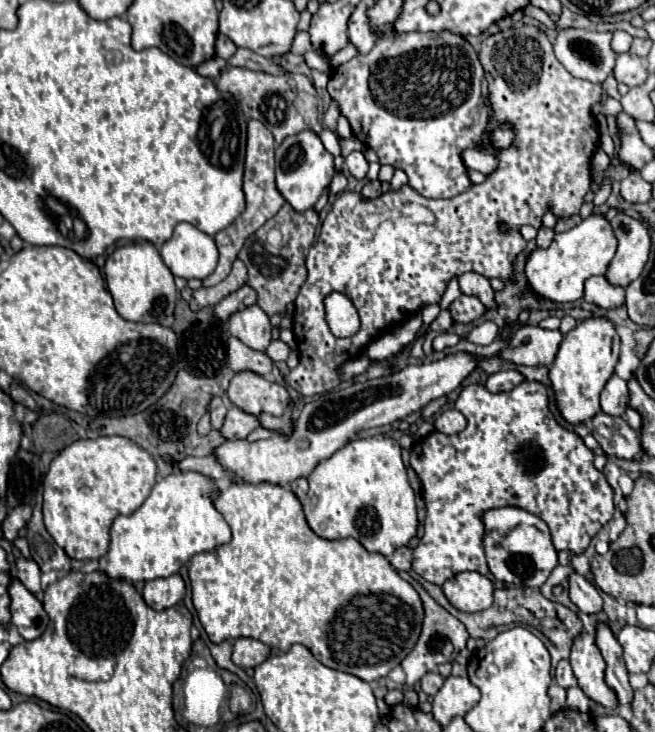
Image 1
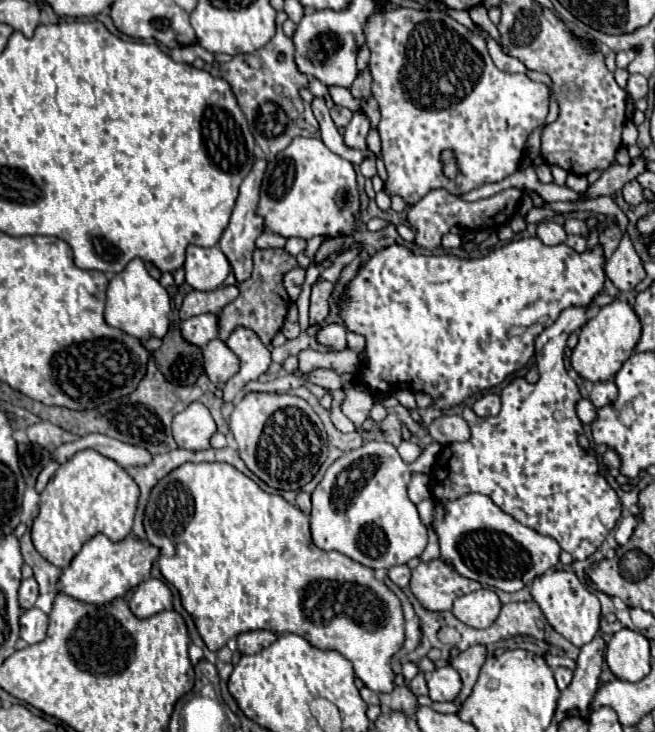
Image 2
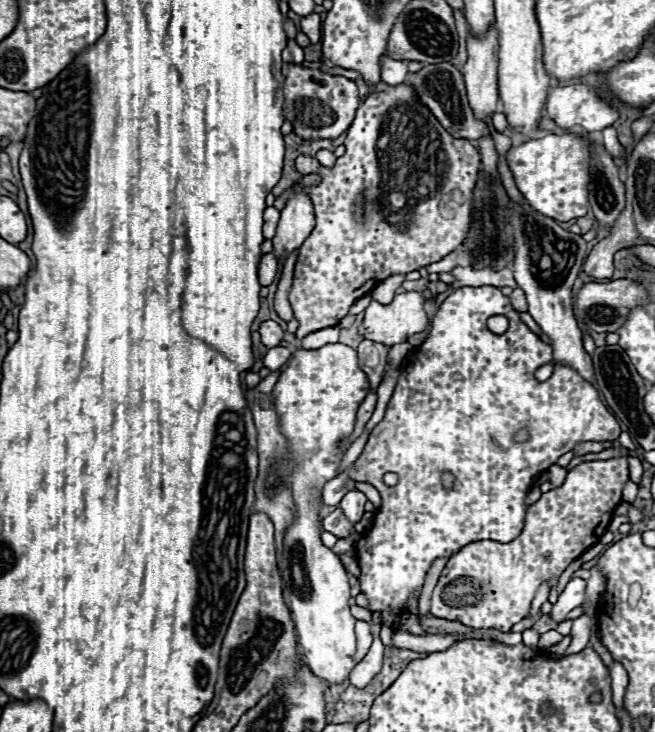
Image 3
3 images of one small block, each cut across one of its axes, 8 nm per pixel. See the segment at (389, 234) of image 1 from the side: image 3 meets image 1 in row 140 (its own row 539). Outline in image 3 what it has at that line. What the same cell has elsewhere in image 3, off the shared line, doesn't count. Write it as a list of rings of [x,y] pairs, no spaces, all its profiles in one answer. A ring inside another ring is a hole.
[[[626,456],[622,458],[612,458],[612,460],[588,460],[588,462],[580,462],[576,468],[572,468],[566,476],[566,482],[556,488],[550,490],[546,494],[542,494],[542,498],[528,506],[524,530],[518,538],[514,538],[508,544],[500,544],[500,542],[492,542],[492,540],[484,540],[484,542],[470,542],[468,546],[464,546],[462,550],[458,550],[456,554],[452,554],[452,558],[448,560],[446,568],[442,570],[442,576],[432,592],[430,604],[432,604],[432,614],[436,618],[446,618],[452,622],[460,622],[464,626],[472,626],[472,628],[500,628],[500,630],[510,630],[516,622],[520,622],[522,618],[526,618],[530,614],[530,606],[532,600],[536,596],[538,586],[548,580],[550,576],[560,576],[568,564],[572,560],[576,560],[582,552],[586,552],[590,546],[594,546],[602,534],[606,532],[610,520],[612,520],[612,512],[614,508],[620,504],[622,500],[622,484],[628,478],[628,462]],[[458,578],[466,578],[468,582],[474,582],[480,592],[480,596],[472,596],[470,592],[452,592],[452,580]]]

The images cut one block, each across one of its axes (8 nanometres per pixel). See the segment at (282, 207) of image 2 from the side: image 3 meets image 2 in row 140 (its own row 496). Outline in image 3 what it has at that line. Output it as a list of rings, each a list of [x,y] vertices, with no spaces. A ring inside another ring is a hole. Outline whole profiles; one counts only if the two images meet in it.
[[[340,342],[326,344],[318,350],[296,348],[272,390],[280,432],[288,440],[296,464],[290,472],[296,520],[284,532],[284,550],[280,558],[282,584],[290,598],[298,642],[304,650],[302,658],[316,676],[330,684],[342,684],[354,668],[356,618],[350,614],[348,606],[350,584],[344,564],[320,540],[324,532],[320,518],[324,506],[322,488],[328,480],[336,478],[336,470],[346,452],[342,440],[354,432],[356,410],[364,402],[368,390],[366,374],[358,368],[356,350]]]

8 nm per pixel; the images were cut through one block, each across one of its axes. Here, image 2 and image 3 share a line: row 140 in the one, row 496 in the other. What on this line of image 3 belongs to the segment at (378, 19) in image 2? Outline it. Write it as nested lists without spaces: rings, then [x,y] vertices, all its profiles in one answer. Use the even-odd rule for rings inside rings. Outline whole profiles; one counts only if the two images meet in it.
[[[462,286],[458,290],[454,290],[440,306],[436,318],[430,324],[430,336],[424,340],[422,346],[418,346],[416,350],[412,350],[412,354],[408,356],[408,364],[402,370],[402,374],[398,376],[398,384],[394,388],[394,394],[388,402],[386,414],[382,418],[382,422],[378,422],[378,426],[370,432],[368,444],[362,452],[362,456],[356,460],[356,470],[352,470],[352,478],[358,482],[370,482],[382,496],[382,506],[376,512],[376,520],[374,526],[370,528],[370,532],[364,534],[364,538],[360,538],[360,542],[356,544],[356,554],[358,554],[358,562],[362,568],[360,574],[360,592],[366,594],[368,602],[370,602],[370,610],[388,610],[388,608],[404,608],[406,600],[410,598],[410,594],[414,590],[420,590],[424,584],[424,574],[428,570],[428,566],[442,556],[452,556],[454,552],[458,552],[462,546],[470,544],[470,542],[478,542],[478,540],[496,540],[496,542],[510,542],[514,540],[522,528],[524,528],[524,516],[526,516],[526,504],[524,498],[532,486],[534,476],[538,476],[538,472],[548,470],[552,464],[556,464],[556,460],[570,452],[578,442],[586,442],[586,440],[596,440],[596,442],[606,442],[606,440],[616,440],[620,436],[620,424],[618,420],[612,416],[612,412],[606,408],[606,404],[600,400],[598,390],[586,382],[584,378],[580,378],[580,374],[576,374],[576,370],[568,368],[568,366],[560,366],[554,364],[554,374],[546,380],[546,382],[538,382],[534,378],[534,372],[552,362],[552,348],[550,344],[542,342],[540,336],[536,336],[518,316],[518,312],[512,308],[510,298],[504,296],[500,292],[500,288],[496,286]],[[504,314],[510,320],[510,328],[504,334],[494,334],[488,330],[486,322],[490,316],[498,316]],[[518,428],[528,428],[530,430],[530,438],[522,444],[514,442],[514,434],[518,432]],[[386,472],[394,472],[398,476],[398,484],[396,486],[386,486],[382,482],[382,476]],[[442,472],[452,472],[456,476],[456,482],[450,490],[442,488]]]

